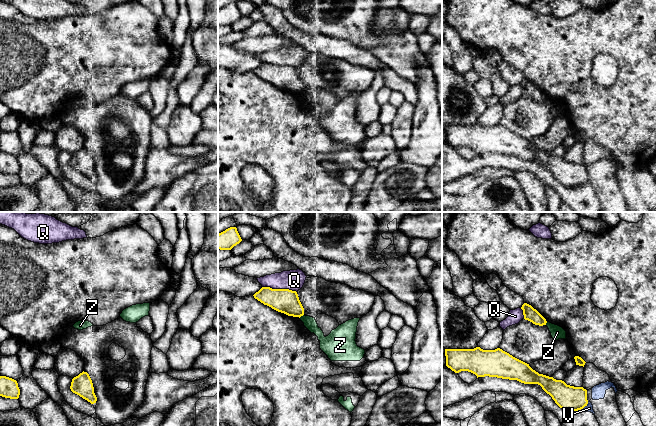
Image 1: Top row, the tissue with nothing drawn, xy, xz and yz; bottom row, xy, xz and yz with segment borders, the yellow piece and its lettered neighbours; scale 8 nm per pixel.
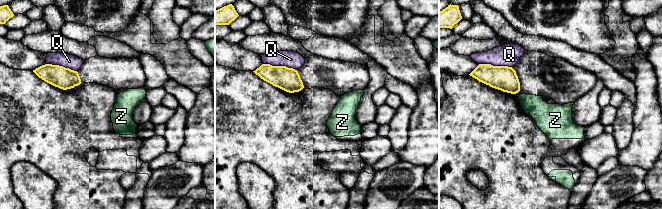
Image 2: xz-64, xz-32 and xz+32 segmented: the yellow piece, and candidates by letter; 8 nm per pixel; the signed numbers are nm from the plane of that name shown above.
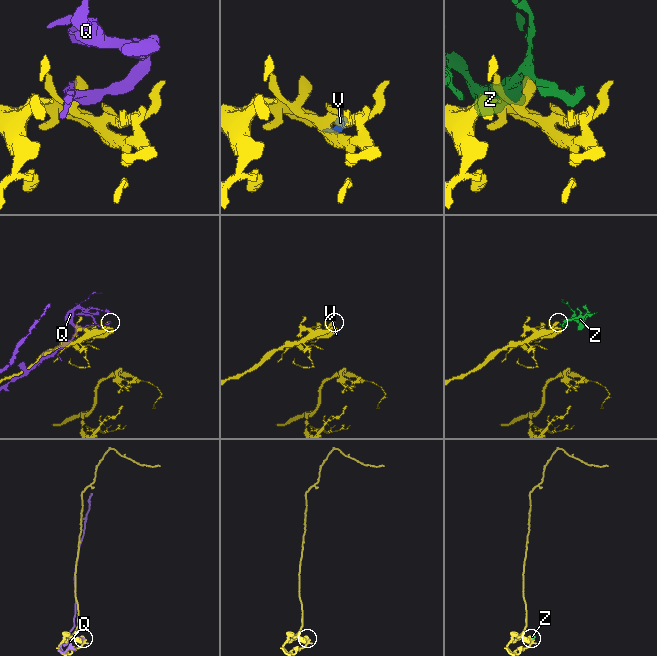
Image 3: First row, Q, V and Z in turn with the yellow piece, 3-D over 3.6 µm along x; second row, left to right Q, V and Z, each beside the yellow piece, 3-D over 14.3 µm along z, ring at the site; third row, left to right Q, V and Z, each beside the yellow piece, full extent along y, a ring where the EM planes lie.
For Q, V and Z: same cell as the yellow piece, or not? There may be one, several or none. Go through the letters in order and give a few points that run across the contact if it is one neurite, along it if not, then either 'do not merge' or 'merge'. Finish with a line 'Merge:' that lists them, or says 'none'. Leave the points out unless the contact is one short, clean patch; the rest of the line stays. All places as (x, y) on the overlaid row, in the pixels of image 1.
Q: do not merge
V: do not merge
Z: line xz (303, 314), (299, 317); do not merge
Merge: none

